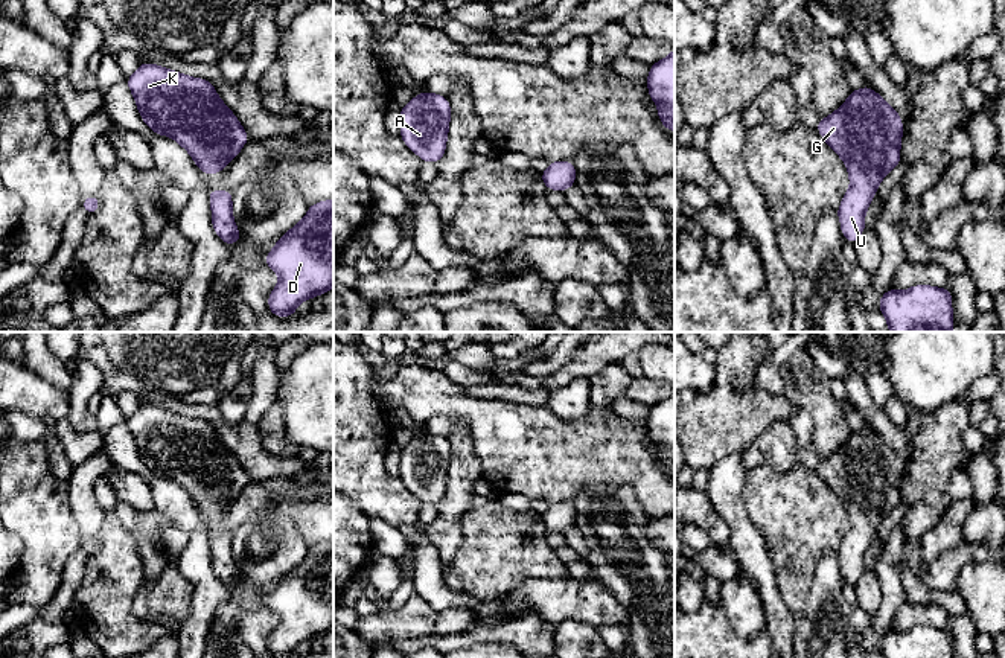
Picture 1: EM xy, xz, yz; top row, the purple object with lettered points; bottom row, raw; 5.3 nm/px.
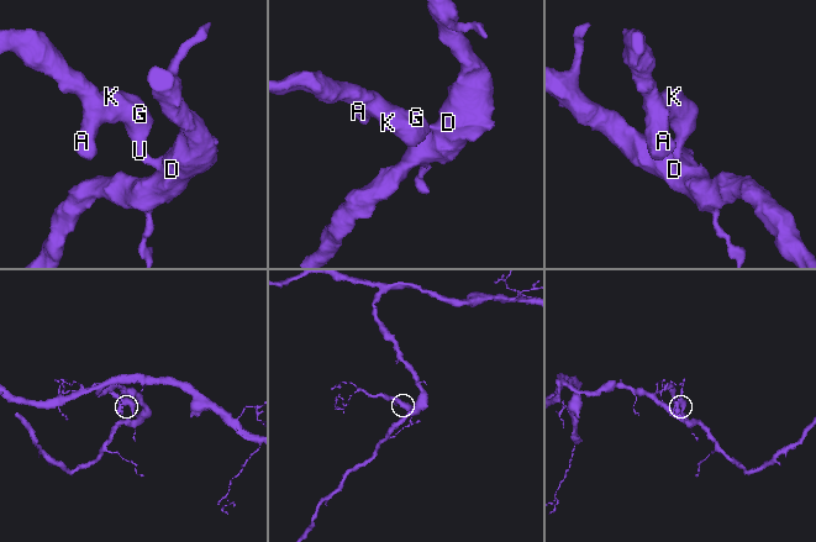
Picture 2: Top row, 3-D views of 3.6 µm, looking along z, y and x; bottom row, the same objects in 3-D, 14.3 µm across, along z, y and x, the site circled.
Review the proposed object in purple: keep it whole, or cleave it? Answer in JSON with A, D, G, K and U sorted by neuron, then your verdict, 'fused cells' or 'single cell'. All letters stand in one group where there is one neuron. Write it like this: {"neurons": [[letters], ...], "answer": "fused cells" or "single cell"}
{"neurons": [["A", "D", "G", "K", "U"]], "answer": "single cell"}

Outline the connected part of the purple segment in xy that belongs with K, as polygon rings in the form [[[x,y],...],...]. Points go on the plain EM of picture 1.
[[[142,404],[126,426],[142,462],[183,487],[204,515],[219,515],[250,481],[210,422]]]

